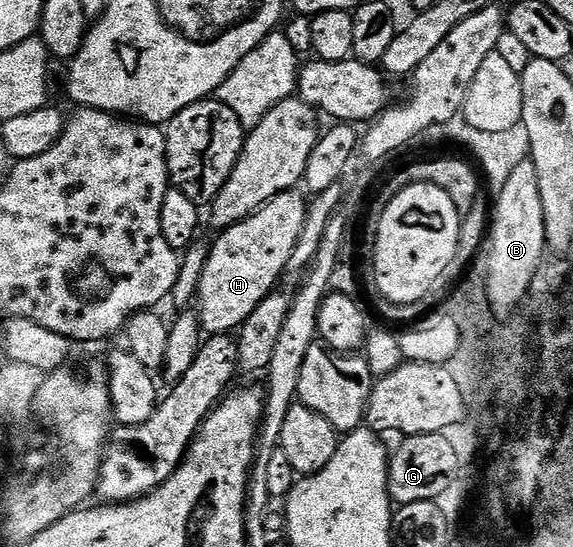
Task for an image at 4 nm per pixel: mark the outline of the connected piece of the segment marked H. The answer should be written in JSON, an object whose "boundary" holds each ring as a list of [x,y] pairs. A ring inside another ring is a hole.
{"boundary":[[[297,191],[281,193],[270,199],[262,209],[256,209],[247,219],[232,225],[230,229],[220,230],[218,237],[221,238],[217,243],[214,242],[209,250],[209,258],[203,269],[195,300],[201,327],[206,334],[229,335],[240,330],[251,311],[255,311],[255,307],[263,303],[265,296],[278,288],[277,280],[286,276],[285,268],[291,259],[291,253],[295,251],[295,245],[299,243],[306,210],[307,201],[301,198]]]}

